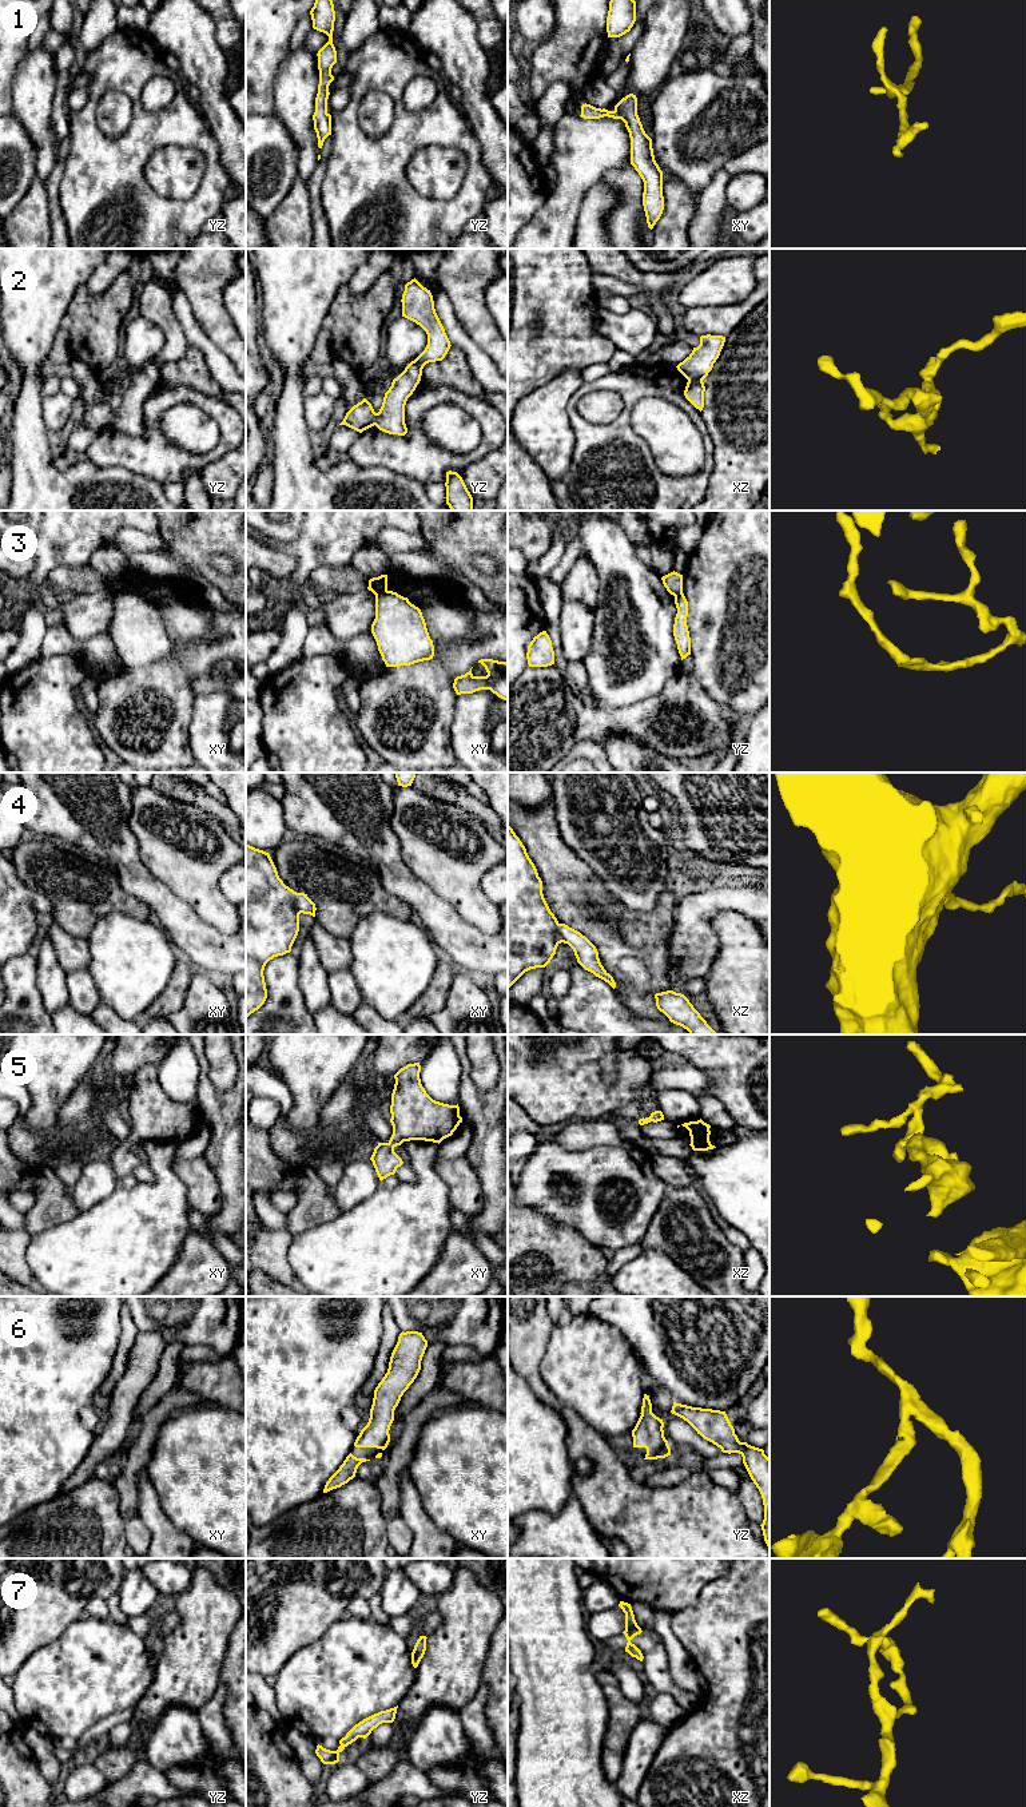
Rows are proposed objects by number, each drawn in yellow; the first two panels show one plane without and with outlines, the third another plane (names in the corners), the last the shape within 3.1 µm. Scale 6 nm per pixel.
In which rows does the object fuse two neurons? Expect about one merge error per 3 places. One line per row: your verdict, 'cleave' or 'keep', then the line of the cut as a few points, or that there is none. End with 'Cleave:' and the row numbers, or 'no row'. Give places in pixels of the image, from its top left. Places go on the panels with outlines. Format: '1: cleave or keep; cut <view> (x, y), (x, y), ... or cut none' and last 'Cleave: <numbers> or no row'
1: keep; cut none
2: cleave; cut xz (702, 380), (688, 381)
3: cleave; cut xy (386, 590), (376, 596)
4: keep; cut none
5: keep; cut none
6: cleave; cut xy (370, 1414), (393, 1418)
7: keep; cut none
Cleave: 2, 3, 6

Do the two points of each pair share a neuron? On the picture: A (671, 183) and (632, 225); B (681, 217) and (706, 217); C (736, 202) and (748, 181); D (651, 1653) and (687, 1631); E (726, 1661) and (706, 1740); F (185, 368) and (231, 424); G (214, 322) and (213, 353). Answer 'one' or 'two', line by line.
A: two
B: two
C: one
D: two
E: one
F: two
G: two

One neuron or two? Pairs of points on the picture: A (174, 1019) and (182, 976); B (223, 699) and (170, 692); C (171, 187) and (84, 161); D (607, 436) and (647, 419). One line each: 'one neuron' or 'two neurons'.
A: two neurons
B: two neurons
C: two neurons
D: two neurons

